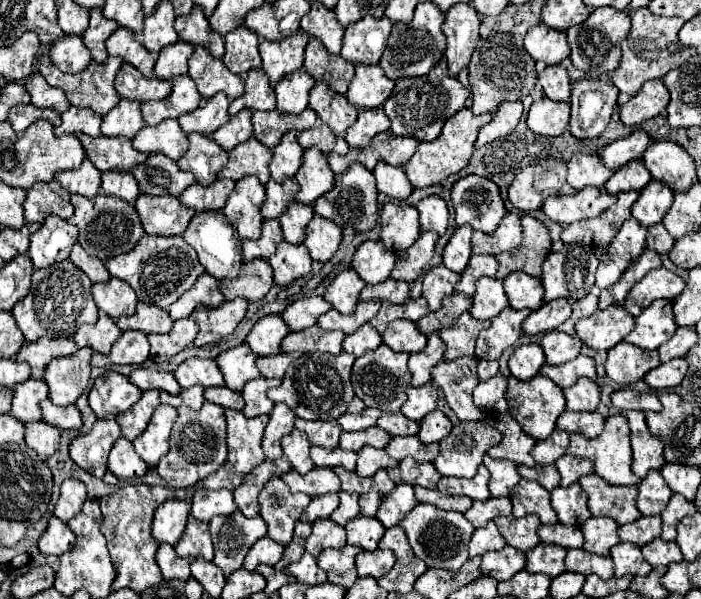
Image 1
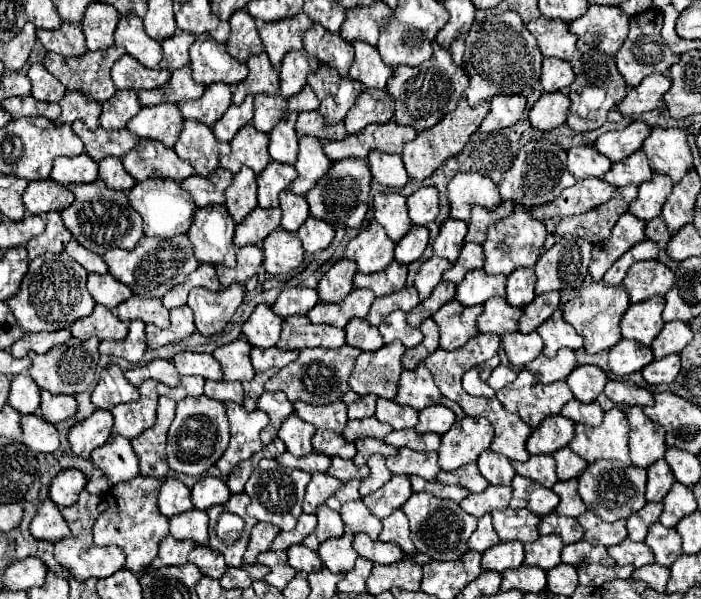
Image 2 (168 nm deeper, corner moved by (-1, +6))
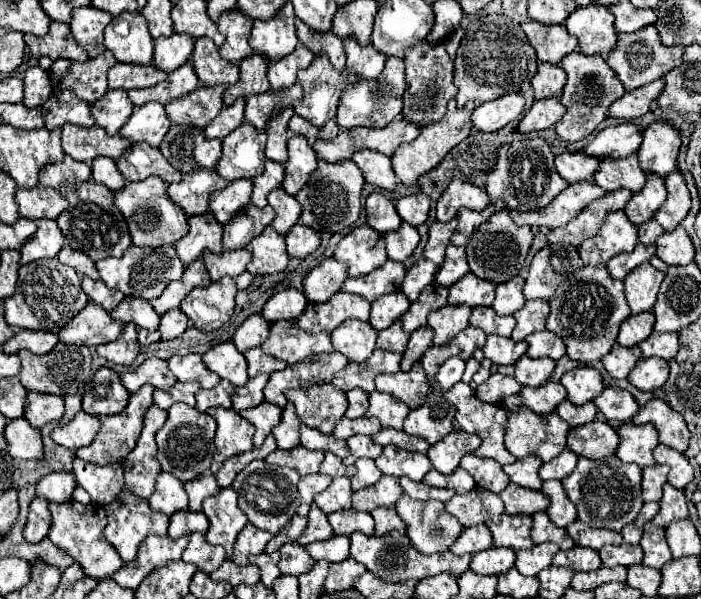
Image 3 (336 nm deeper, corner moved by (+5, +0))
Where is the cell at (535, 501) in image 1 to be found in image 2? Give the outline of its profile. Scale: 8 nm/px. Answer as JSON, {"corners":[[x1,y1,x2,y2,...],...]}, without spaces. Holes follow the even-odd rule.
{"corners":[[522,475,514,477,512,489,514,489,514,495,512,495,510,507,528,509,540,517,552,513,560,501,560,497,552,489,546,489,544,485,536,483,528,477,522,477]]}

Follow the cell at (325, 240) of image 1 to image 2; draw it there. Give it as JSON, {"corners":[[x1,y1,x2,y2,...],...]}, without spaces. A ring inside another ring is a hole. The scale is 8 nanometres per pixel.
{"corners":[[308,217,298,229,298,237,302,241,302,247,308,253,316,253,316,251,326,249,332,243,334,227,326,221,316,219,316,217]]}

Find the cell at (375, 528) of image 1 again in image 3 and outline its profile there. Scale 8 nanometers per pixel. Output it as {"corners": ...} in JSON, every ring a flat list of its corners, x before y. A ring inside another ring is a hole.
{"corners":[[340,509,328,517,336,535,352,535,356,531,364,535,374,535,374,519,370,513,356,509]]}

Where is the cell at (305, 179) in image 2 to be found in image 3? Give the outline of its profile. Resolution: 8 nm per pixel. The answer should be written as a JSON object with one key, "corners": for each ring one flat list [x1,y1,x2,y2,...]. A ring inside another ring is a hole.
{"corners":[[302,135,290,137,288,139,288,161,284,165,286,177,284,177,282,189,290,195,296,195,304,187,310,173,316,169,316,163,318,163,318,157,312,151,308,139]]}

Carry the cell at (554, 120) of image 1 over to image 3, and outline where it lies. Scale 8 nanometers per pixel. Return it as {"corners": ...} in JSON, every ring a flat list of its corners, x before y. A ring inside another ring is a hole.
{"corners":[[544,99,544,101,534,101,530,111,522,117,518,123,520,133,530,133,530,131,542,131,552,127,556,121,562,119,566,107,562,105,560,99]]}

